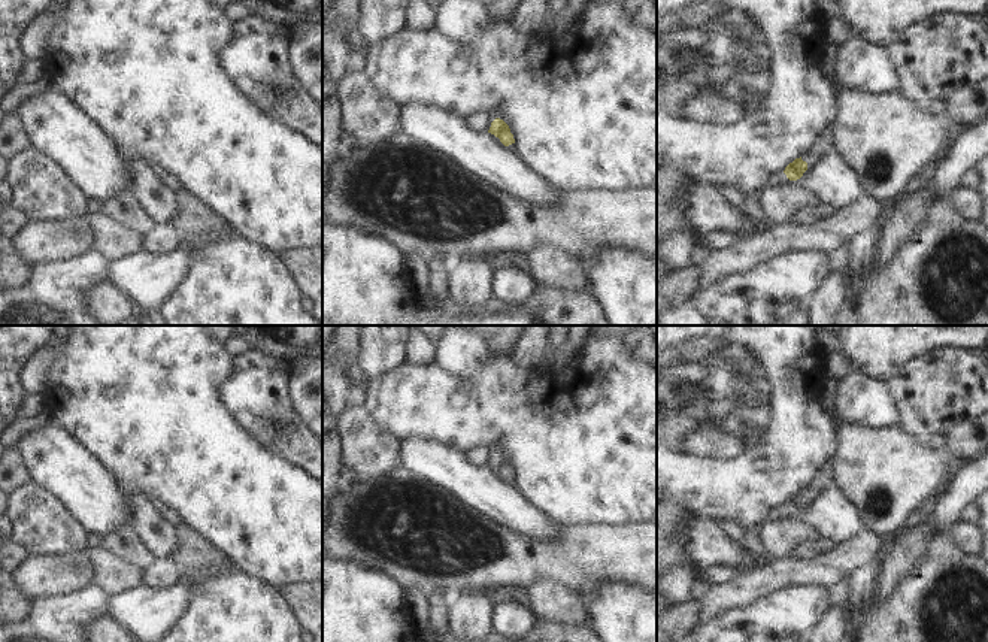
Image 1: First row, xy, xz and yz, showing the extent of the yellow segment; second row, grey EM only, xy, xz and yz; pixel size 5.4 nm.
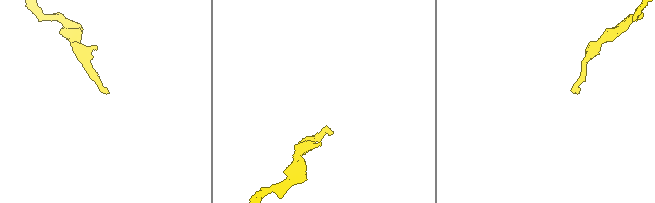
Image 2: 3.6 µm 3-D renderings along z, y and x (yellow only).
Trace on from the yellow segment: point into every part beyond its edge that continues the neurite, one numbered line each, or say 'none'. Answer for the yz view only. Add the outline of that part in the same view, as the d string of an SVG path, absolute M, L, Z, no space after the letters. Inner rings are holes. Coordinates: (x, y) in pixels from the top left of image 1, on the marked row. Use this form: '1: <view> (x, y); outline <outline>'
1: yz (776, 178); outline M784 172L773 173L773 175L769 178L766 187L778 185L778 184L782 184L782 182L787 182L787 181L790 181L790 179L787 178L787 175L785 175Z

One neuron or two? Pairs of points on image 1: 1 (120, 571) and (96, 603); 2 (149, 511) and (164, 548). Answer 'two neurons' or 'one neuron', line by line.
1: two neurons
2: one neuron

